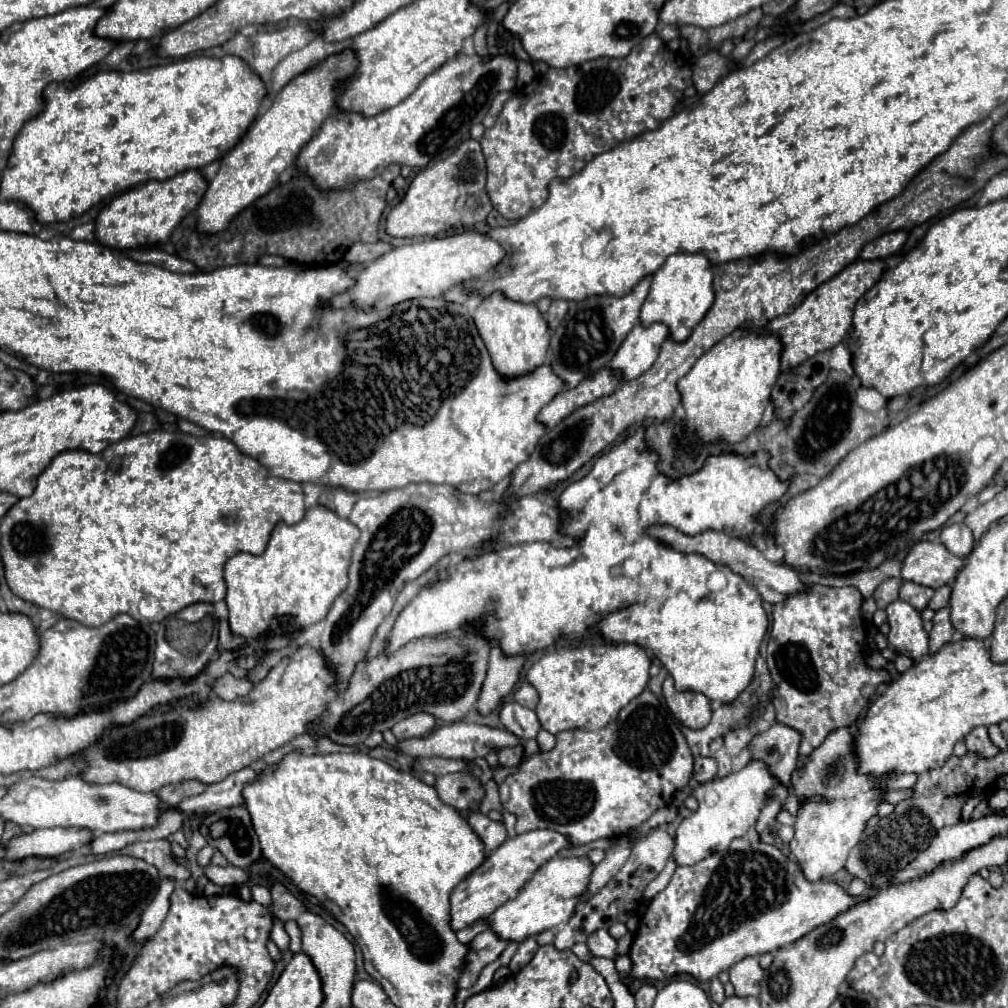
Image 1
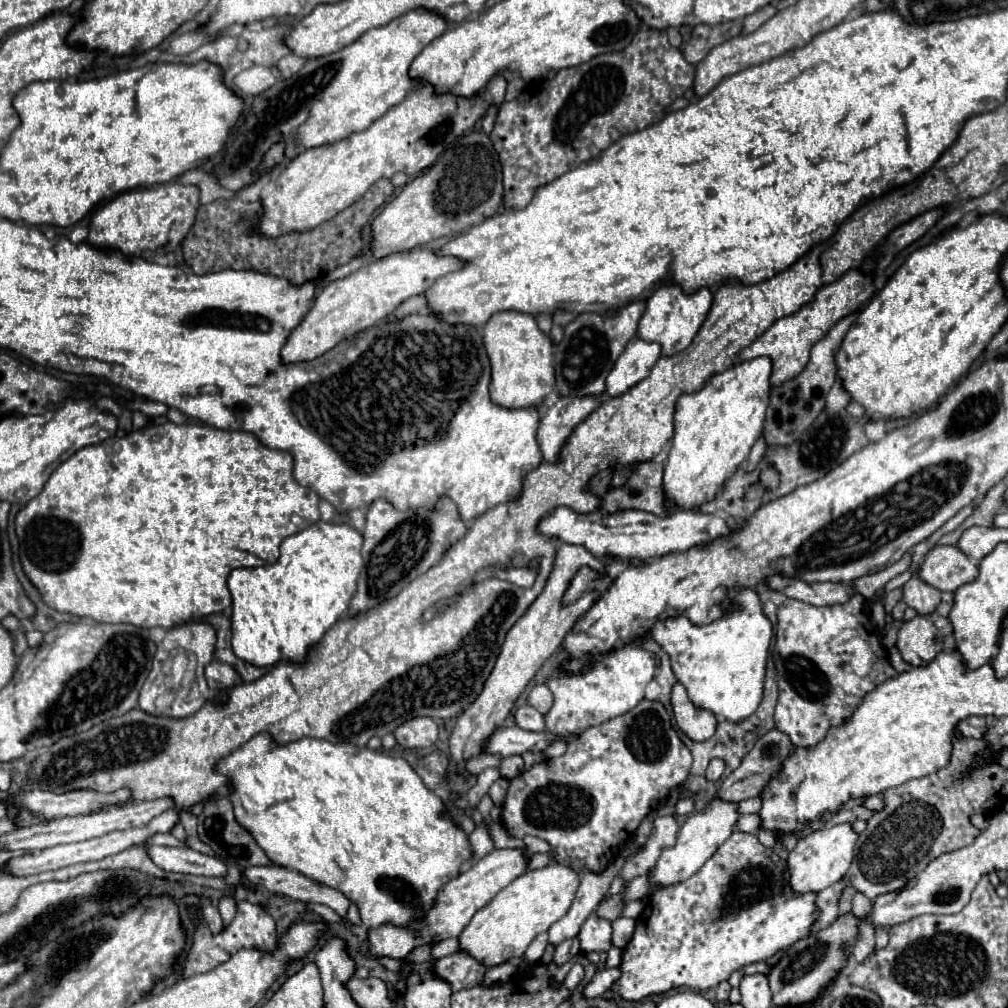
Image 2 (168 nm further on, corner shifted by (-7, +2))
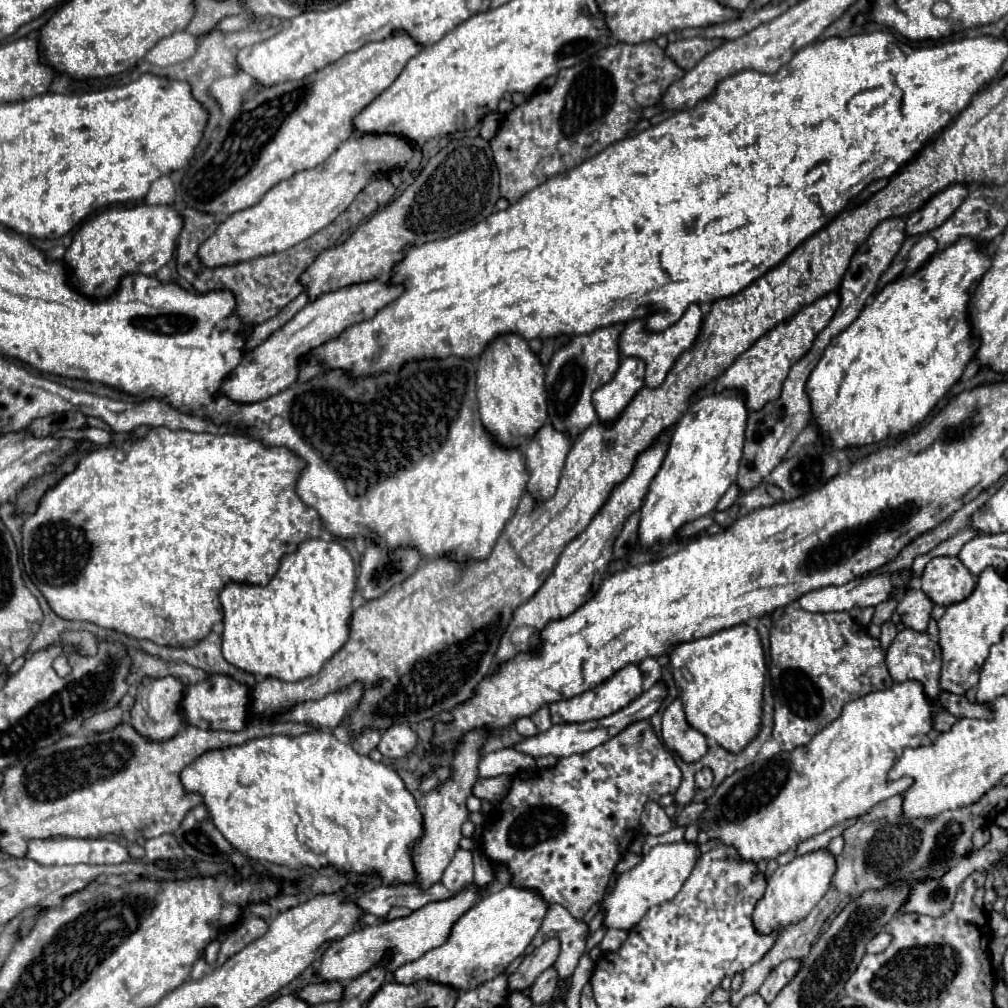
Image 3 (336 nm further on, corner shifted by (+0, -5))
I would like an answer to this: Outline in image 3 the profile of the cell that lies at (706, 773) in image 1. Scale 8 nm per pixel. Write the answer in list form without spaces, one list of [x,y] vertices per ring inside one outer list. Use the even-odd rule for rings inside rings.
[[[704,767],[704,769],[700,769],[698,773],[696,773],[696,787],[698,789],[708,789],[708,787],[712,787],[712,771],[708,769],[708,767]]]

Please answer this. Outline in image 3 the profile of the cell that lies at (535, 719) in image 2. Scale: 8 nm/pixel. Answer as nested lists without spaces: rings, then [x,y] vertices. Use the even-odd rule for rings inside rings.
[[[522,717],[516,721],[516,731],[522,735],[522,737],[534,737],[538,733],[536,725],[532,723],[530,717]]]

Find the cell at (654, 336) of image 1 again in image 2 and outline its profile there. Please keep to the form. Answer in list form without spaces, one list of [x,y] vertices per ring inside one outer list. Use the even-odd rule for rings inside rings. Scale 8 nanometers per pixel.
[[[633,338],[623,350],[623,354],[617,358],[613,370],[609,372],[605,392],[609,396],[619,396],[627,392],[631,386],[649,376],[659,356],[661,356],[661,344]]]

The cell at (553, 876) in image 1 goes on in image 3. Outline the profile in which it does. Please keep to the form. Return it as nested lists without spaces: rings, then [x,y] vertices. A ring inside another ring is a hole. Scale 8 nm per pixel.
[[[506,885],[496,893],[488,893],[476,901],[450,929],[444,945],[428,951],[420,959],[398,967],[394,979],[398,983],[416,983],[416,979],[432,979],[432,983],[448,983],[464,993],[484,981],[500,975],[534,939],[548,905],[530,889]]]

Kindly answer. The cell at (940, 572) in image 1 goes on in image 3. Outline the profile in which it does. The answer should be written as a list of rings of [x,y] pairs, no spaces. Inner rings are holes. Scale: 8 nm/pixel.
[[[958,557],[932,559],[922,577],[922,591],[942,607],[964,601],[976,587],[972,573],[962,565]]]

